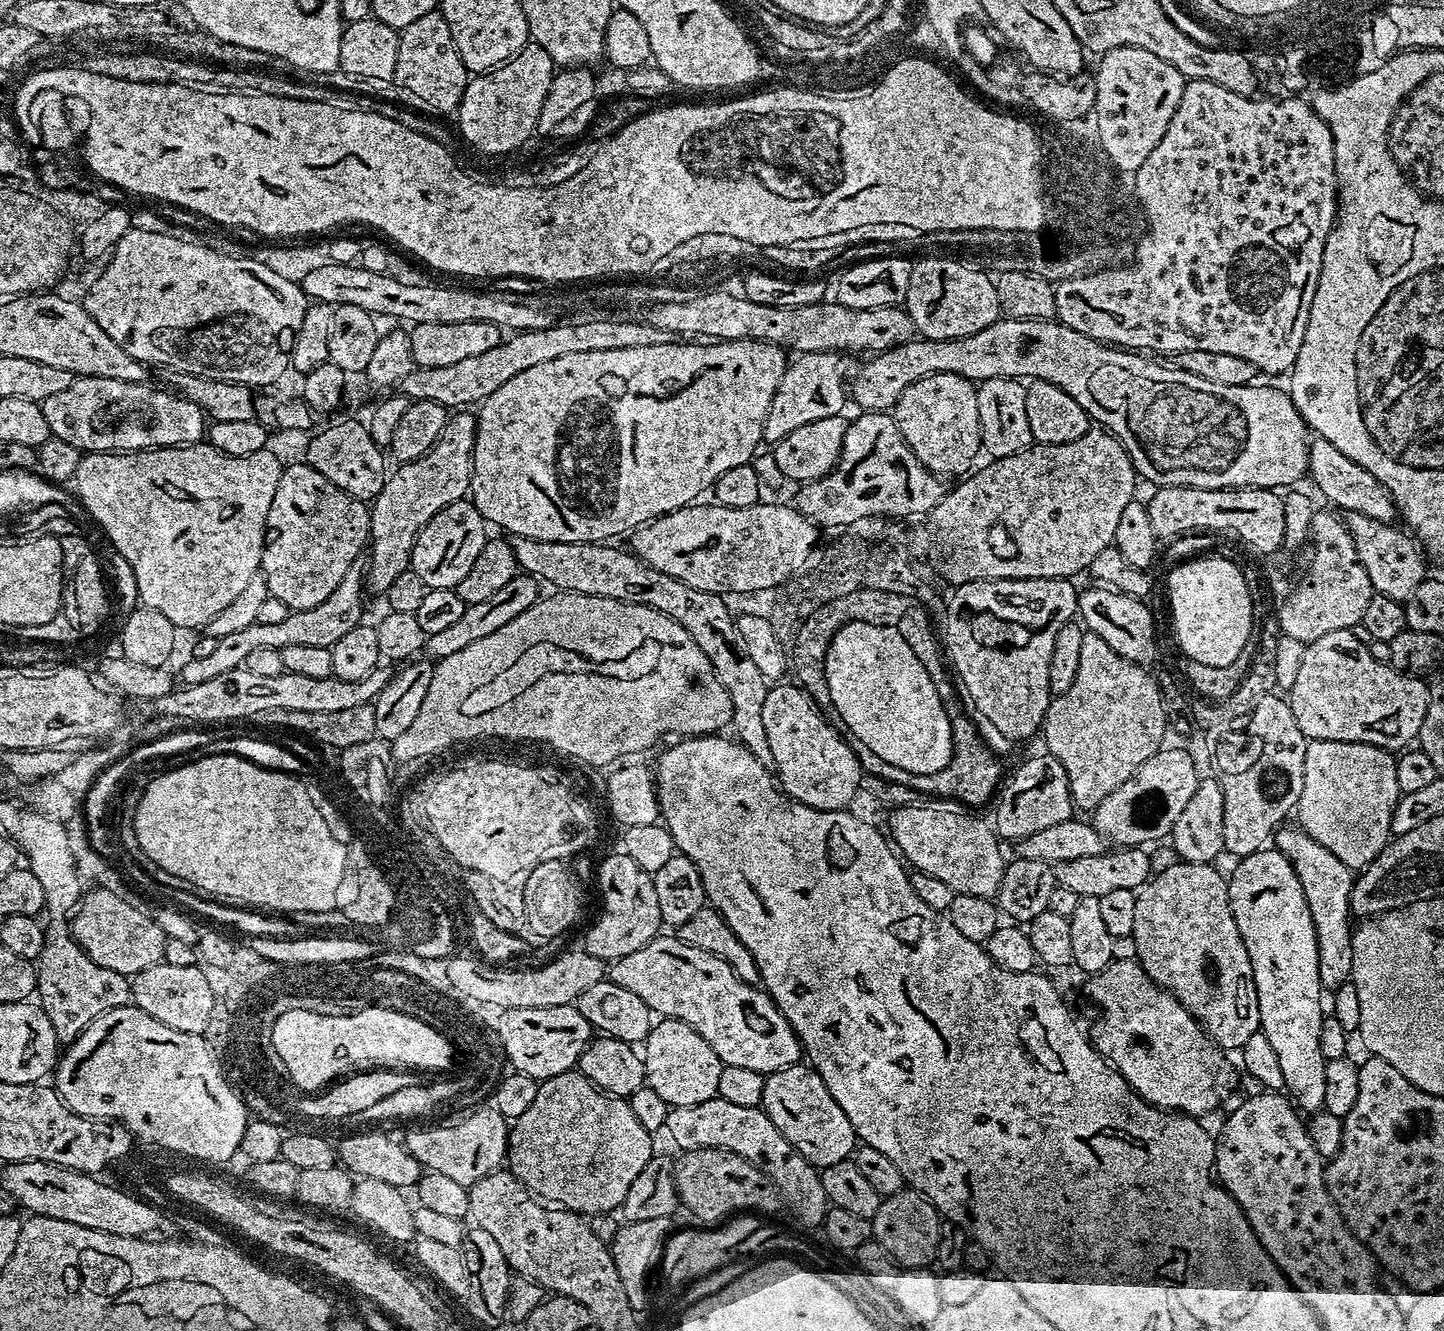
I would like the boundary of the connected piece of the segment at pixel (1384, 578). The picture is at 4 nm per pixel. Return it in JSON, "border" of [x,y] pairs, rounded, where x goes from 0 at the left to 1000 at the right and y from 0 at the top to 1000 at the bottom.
{"border":[[[940,385],[933,385],[932,393],[935,404],[938,407],[938,413],[940,415],[940,422],[943,422],[949,434],[951,446],[969,452],[974,451],[975,447],[988,435],[987,418],[981,406],[977,402],[972,403],[971,400],[964,397],[965,395],[949,391]]]}

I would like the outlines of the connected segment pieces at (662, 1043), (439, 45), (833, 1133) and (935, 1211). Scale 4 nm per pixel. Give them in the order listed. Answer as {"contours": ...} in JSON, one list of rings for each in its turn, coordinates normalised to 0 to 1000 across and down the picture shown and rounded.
{"contours":[[[[460,771],[456,774],[458,775],[455,775],[448,785],[447,814],[451,823],[456,824],[468,837],[485,835],[492,832],[497,829],[499,822],[500,804],[478,776],[467,771]]],[[[304,8],[292,11],[284,20],[276,22],[276,47],[273,47],[271,60],[274,66],[284,68],[287,77],[294,78],[300,85],[315,85],[320,77],[320,71],[325,59],[324,51],[317,41],[317,35],[314,35],[314,29],[312,26],[312,20],[309,20],[309,14]]],[[[549,807],[542,809],[532,817],[530,838],[532,842],[542,852],[555,873],[561,873],[564,879],[575,882],[588,877],[593,871],[594,857],[591,846],[579,829],[579,826],[565,811],[564,808]]],[[[630,894],[625,900],[614,902],[611,909],[611,915],[608,918],[609,923],[609,937],[614,939],[622,948],[625,954],[636,954],[636,953],[648,953],[650,941],[652,940],[652,930],[655,930],[658,922],[654,910],[644,900],[636,899]]]]}

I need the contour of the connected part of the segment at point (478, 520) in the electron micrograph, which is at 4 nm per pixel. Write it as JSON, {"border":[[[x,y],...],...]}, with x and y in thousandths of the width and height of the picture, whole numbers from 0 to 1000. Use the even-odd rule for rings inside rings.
{"border":[[[319,374],[305,383],[298,392],[298,395],[292,398],[285,414],[284,428],[288,432],[289,437],[292,437],[294,443],[316,443],[323,431],[328,427],[339,403],[339,397],[331,383],[328,383],[328,380],[323,375]]]}

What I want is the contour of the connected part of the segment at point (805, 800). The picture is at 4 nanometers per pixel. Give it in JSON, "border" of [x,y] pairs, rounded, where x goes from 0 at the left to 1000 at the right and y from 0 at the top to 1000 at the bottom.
{"border":[[[551,516],[535,517],[532,520],[530,530],[528,530],[528,554],[530,554],[535,580],[540,585],[545,600],[562,612],[582,615],[589,611],[587,609],[596,594],[594,577],[564,537],[567,538]]]}

